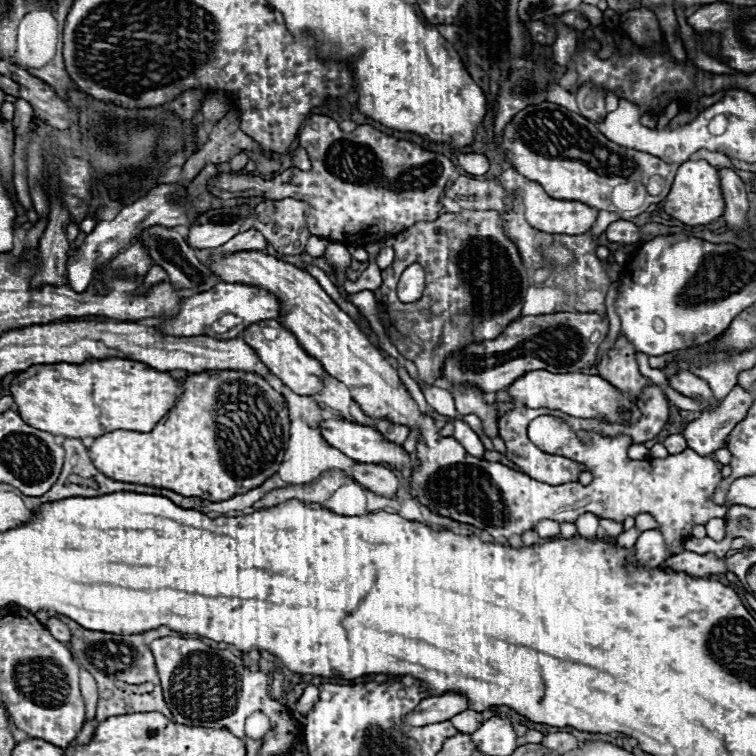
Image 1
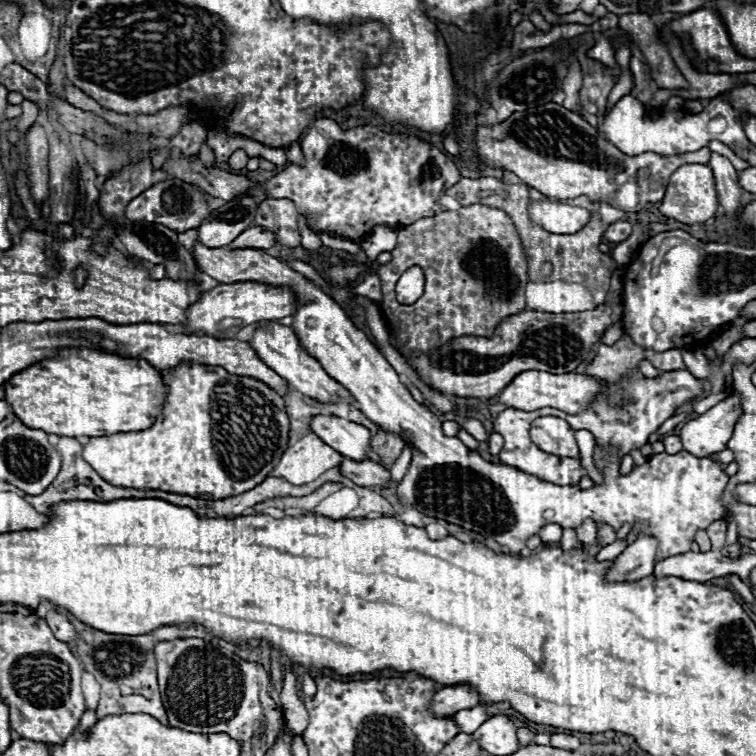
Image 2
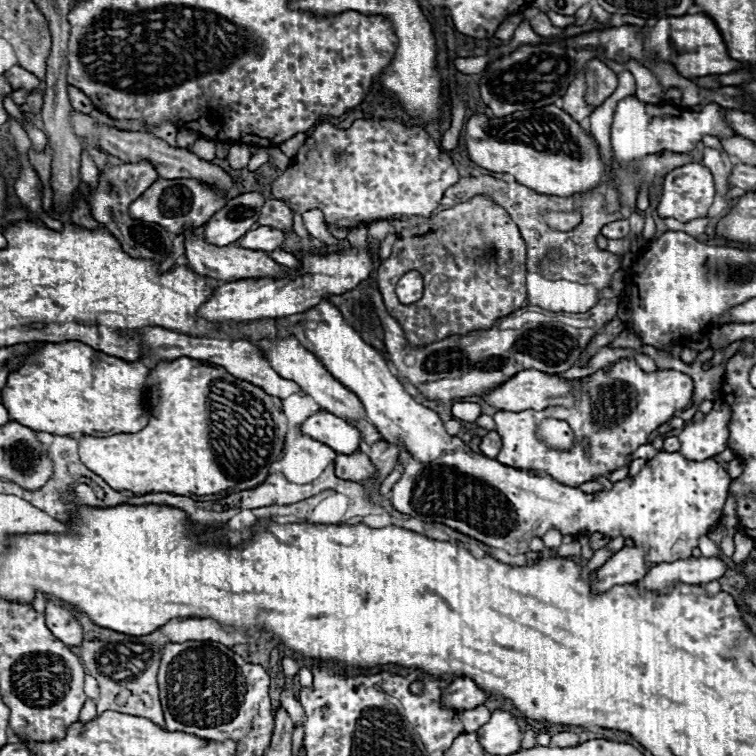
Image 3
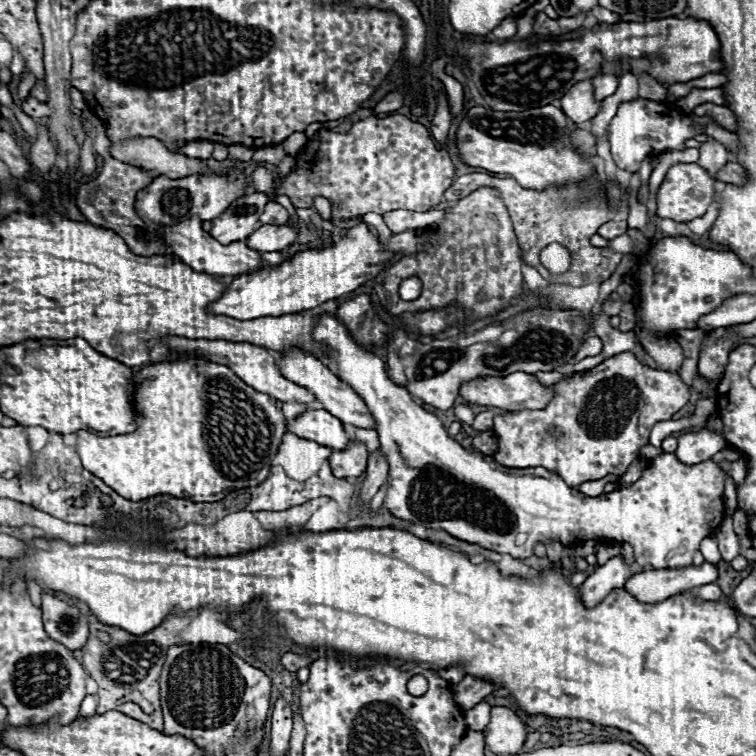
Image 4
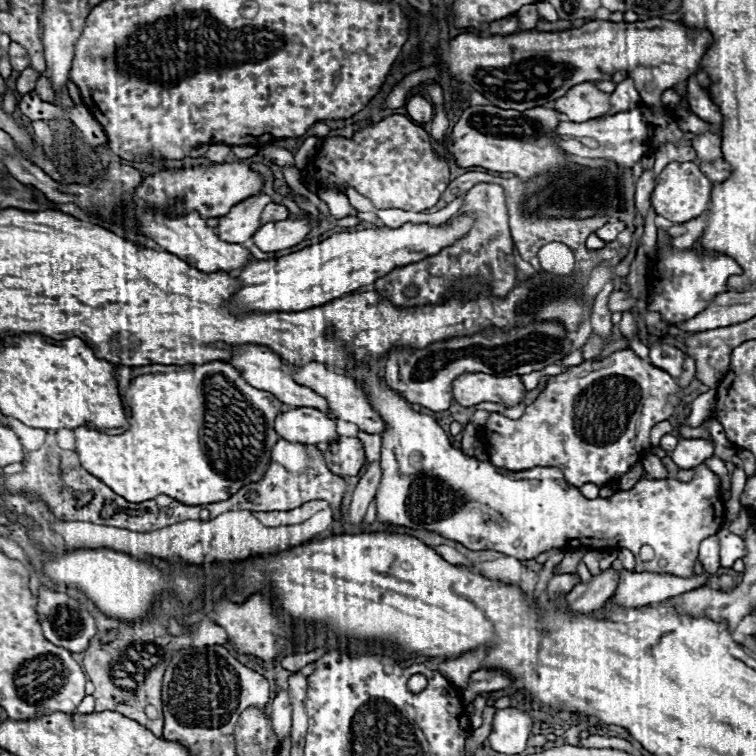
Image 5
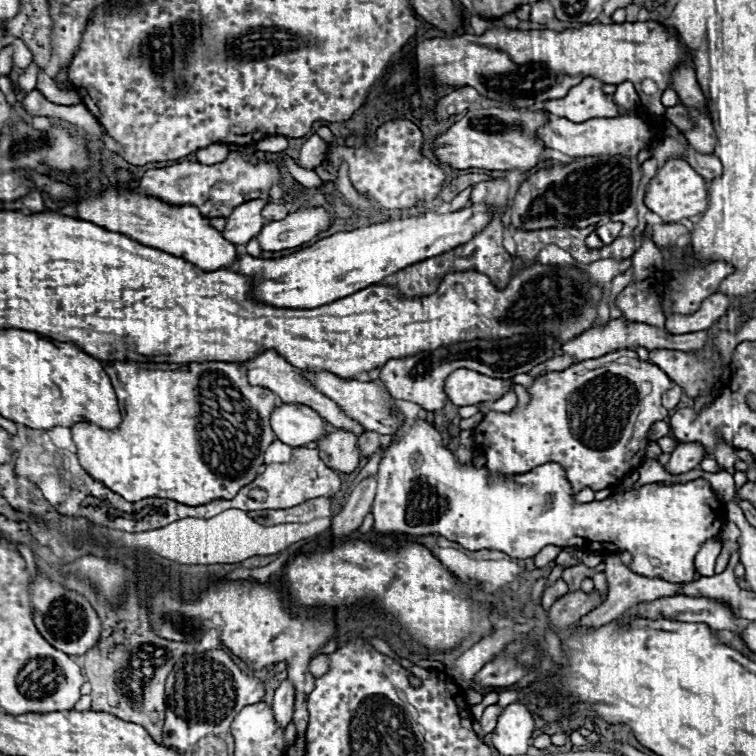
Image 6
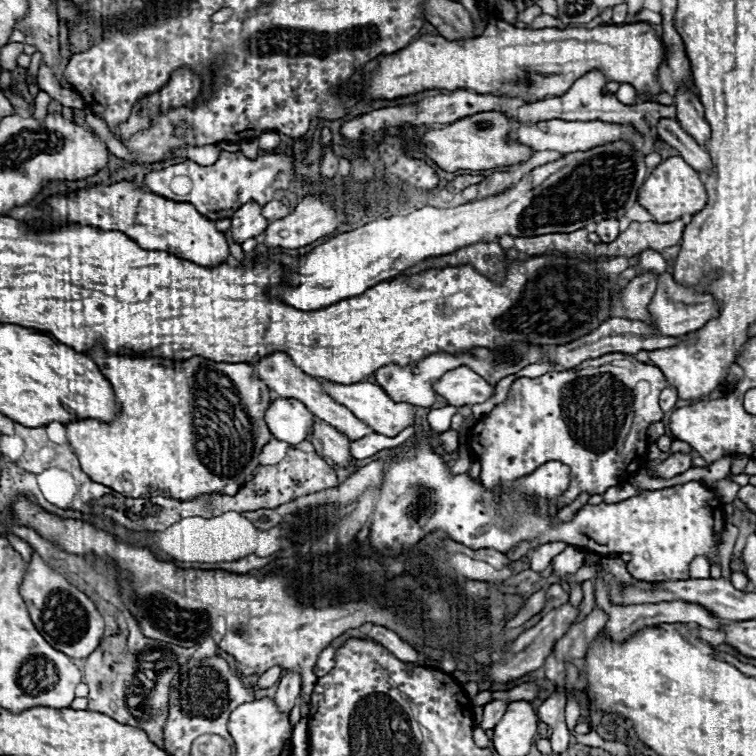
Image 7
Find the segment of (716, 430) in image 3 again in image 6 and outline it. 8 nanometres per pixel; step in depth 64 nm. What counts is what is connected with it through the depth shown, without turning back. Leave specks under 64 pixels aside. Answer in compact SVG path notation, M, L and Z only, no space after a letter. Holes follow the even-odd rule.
M680 442L670 454L668 464L664 466L670 474L682 474L696 468L706 456L706 448L696 442Z

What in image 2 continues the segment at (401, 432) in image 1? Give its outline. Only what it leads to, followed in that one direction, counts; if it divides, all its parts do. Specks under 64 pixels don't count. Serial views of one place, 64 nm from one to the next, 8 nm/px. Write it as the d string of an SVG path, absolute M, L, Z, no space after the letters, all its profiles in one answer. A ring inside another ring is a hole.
M378 430L378 434L372 438L372 448L374 452L380 456L380 464L390 468L390 464L396 462L396 458L400 456L402 448L404 448L404 438L402 434L394 434L394 432L386 432L386 430Z

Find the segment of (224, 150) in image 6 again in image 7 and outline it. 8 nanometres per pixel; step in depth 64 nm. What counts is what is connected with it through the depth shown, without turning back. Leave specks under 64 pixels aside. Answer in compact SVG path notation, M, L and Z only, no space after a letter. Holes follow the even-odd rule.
M188 146L184 150L178 150L176 158L190 158L202 166L210 166L220 158L222 148L218 146Z

